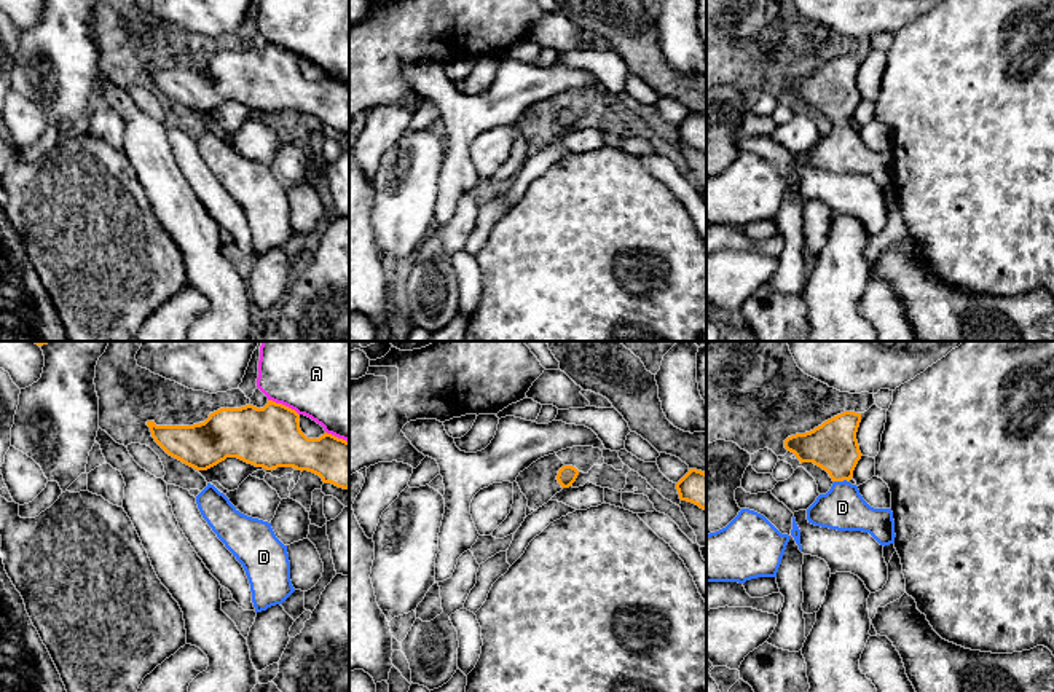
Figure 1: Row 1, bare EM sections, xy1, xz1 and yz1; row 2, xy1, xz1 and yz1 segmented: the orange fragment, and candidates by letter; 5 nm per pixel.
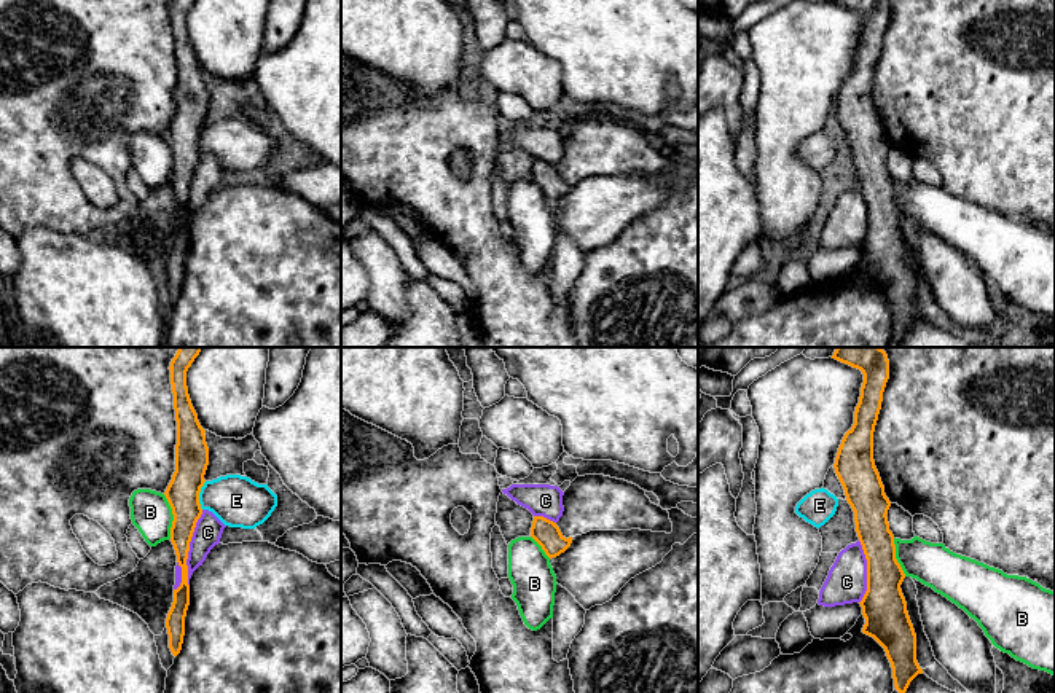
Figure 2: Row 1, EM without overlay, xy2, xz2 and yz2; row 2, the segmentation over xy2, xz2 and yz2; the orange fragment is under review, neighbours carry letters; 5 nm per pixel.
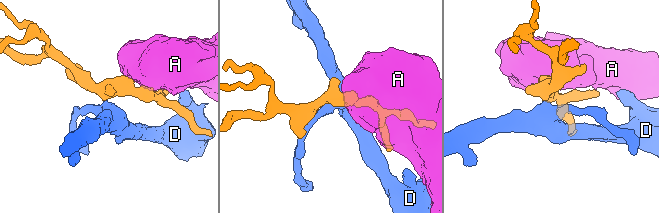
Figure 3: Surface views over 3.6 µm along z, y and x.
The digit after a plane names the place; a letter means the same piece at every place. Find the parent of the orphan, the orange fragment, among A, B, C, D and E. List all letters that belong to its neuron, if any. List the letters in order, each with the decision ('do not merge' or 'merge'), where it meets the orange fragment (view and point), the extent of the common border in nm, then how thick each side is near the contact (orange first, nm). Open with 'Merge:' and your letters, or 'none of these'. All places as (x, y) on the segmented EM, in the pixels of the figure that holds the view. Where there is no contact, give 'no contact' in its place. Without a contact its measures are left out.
Merge: D
A: do not merge; contact xy1 (284, 405); length 180 nm; calibres 320 and 500 nm
B: do not merge; contact xy2 (174, 516); length 220 nm; calibres 160 and 200 nm
C: do not merge; contact xy2 (188, 548); length 400 nm; calibres 160 and 140 nm
D: merge; contact yz1 (841, 480); length 80 nm; calibres 240 and 220 nm
E: do not merge; contact xy2 (198, 496); length 150 nm; calibres 180 and 260 nm

